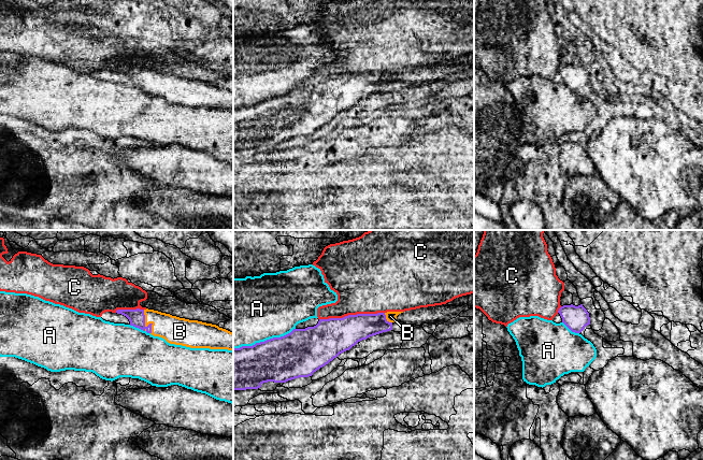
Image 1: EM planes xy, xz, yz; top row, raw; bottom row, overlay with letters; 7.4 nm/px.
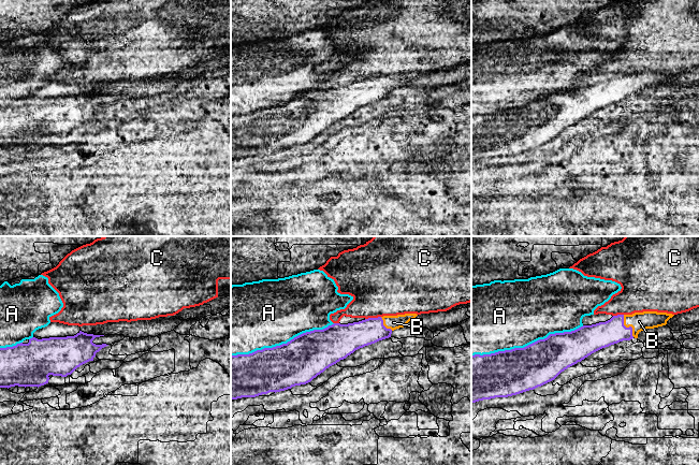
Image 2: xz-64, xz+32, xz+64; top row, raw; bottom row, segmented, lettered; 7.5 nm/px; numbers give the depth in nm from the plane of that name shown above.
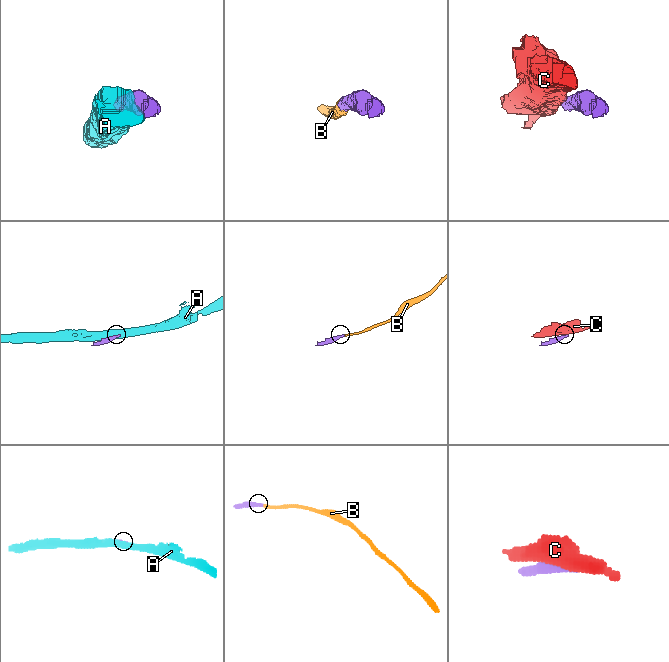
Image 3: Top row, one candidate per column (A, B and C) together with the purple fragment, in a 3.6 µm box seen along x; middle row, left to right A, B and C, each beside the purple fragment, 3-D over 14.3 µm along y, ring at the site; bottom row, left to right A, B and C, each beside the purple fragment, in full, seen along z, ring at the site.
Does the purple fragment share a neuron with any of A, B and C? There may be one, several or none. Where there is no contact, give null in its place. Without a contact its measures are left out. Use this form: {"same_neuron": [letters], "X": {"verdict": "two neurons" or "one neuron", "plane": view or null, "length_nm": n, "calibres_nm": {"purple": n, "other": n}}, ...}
{"same_neuron": ["B"], "A": {"verdict": "two neurons", "plane": "xz", "length_nm": 480, "calibres_nm": {"purple": 340, "other": 500}}, "B": {"verdict": "one neuron", "plane": "xy", "length_nm": 190, "calibres_nm": {"purple": 120, "other": 200}}, "C": {"verdict": "two neurons", "plane": "xz", "length_nm": 500, "calibres_nm": {"purple": 280, "other": 440}}}

